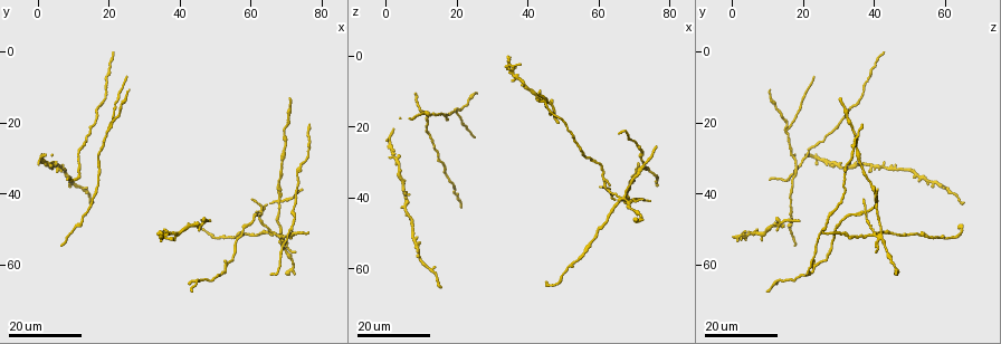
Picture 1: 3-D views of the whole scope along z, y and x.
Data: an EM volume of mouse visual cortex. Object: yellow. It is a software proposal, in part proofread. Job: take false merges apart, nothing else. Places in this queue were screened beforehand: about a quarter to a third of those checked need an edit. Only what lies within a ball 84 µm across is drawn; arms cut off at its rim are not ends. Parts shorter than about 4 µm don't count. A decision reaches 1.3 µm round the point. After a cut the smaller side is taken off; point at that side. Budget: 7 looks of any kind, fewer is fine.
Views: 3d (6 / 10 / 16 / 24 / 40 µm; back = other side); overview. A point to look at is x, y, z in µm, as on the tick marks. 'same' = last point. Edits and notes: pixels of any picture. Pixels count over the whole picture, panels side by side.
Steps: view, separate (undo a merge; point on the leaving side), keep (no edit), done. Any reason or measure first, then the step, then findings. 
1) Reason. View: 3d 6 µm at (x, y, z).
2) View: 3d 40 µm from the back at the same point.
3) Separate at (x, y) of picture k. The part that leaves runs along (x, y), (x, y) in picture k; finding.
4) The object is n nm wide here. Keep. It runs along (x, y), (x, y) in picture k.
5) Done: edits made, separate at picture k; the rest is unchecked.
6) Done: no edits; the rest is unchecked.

Four-way junction. View: 3d 24 µm at (36.0, 51.5, 6.0).

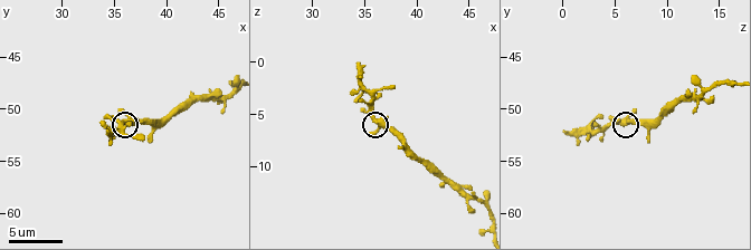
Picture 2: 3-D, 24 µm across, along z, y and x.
Zoom in. View: 3d 6 µm at (36.6, 51.0, 5.8).

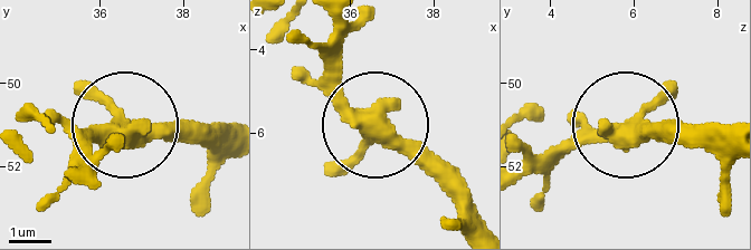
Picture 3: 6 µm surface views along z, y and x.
The side arm is 7 µm long; 4 arms meet here. Keep. One neuron here.

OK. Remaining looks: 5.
Branch point. View: 3d 24 µm at (52.5, 61.0, 23.0).

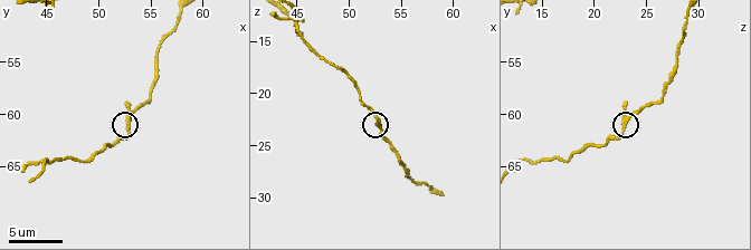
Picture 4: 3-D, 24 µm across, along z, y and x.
View: 3d 10 µm at (53.0, 60.4, 23.0).

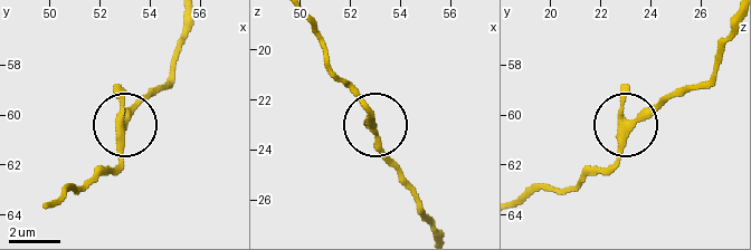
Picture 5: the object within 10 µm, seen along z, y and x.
3 arms meet here. Keep. It runs along (189, 22), (173, 74), (126, 118), (124, 157), (114, 174) in picture 5; continuous, no second neuron.

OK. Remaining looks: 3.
Small branch off a trunk. View: 3d 16 µm at (19.5, 21.5, 15.5).

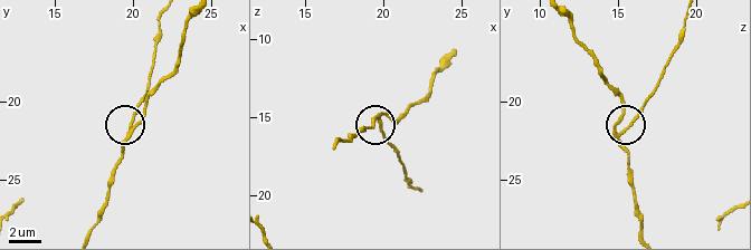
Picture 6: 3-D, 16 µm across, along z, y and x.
Zoom in. View: 3d 10 µm at (19.8, 22.0, 15.4).

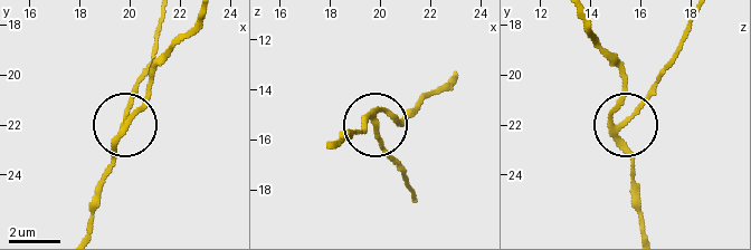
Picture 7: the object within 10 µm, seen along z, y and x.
3 arms meet here. Separate at (131, 97) of picture 7. Two neurons meet here.

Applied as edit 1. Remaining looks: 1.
Done: edits made, separate at picture 7; the rest is unchecked.

